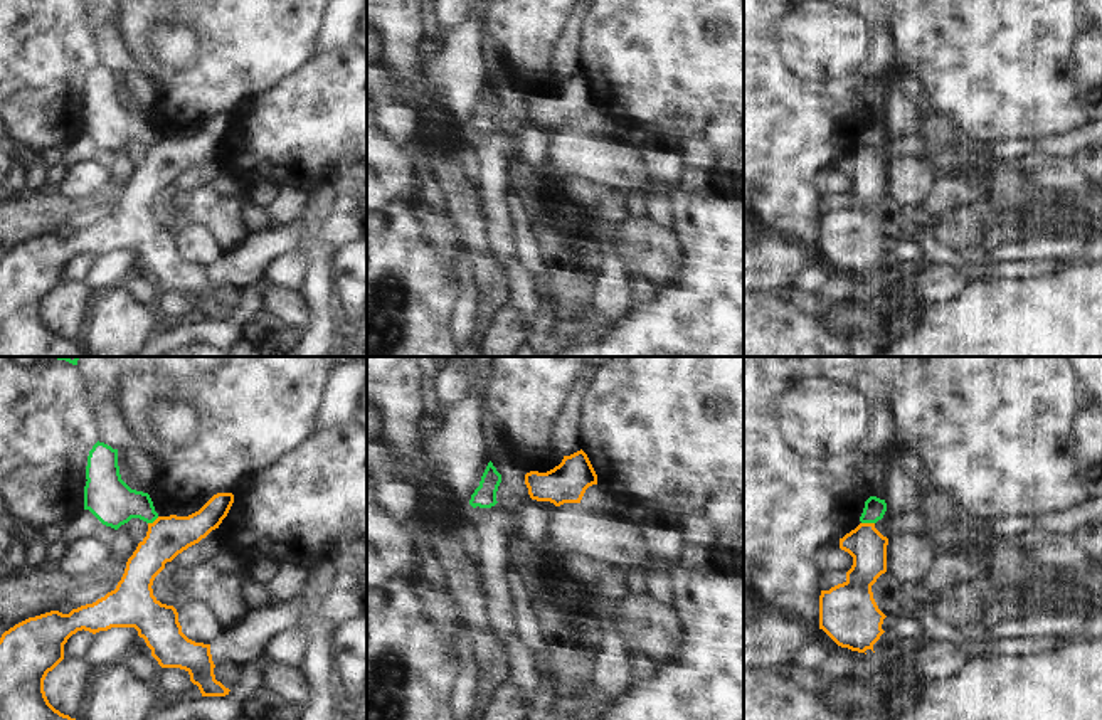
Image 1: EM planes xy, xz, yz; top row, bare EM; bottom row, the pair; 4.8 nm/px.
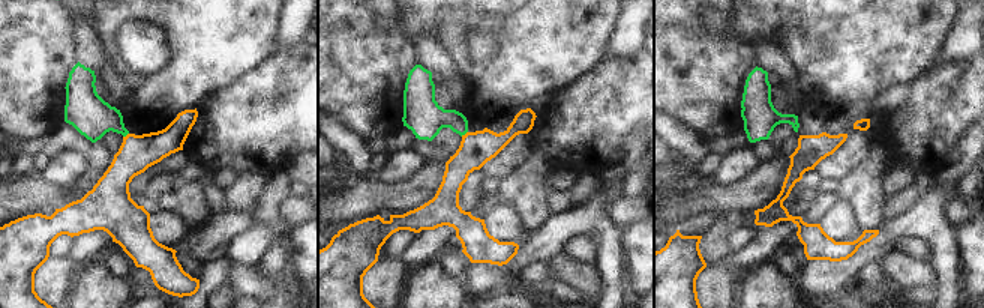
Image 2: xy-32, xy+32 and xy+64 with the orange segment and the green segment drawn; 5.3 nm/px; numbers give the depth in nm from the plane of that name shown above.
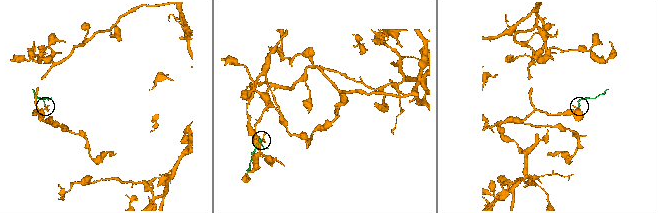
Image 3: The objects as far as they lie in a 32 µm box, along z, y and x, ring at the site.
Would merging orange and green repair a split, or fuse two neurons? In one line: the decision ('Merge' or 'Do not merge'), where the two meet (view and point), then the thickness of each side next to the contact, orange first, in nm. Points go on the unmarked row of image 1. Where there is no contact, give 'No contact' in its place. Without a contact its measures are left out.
Do not merge. Touches orange at yz (868, 147). Thickness 180 nm (orange) against 100 nm.

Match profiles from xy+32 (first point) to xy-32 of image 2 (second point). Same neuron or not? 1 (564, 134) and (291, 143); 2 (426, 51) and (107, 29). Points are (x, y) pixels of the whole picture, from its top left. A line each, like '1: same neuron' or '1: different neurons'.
1: same neuron
2: different neurons

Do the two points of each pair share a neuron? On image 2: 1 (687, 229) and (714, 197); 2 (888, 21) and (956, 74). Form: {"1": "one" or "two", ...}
{"1": "two", "2": "two"}

